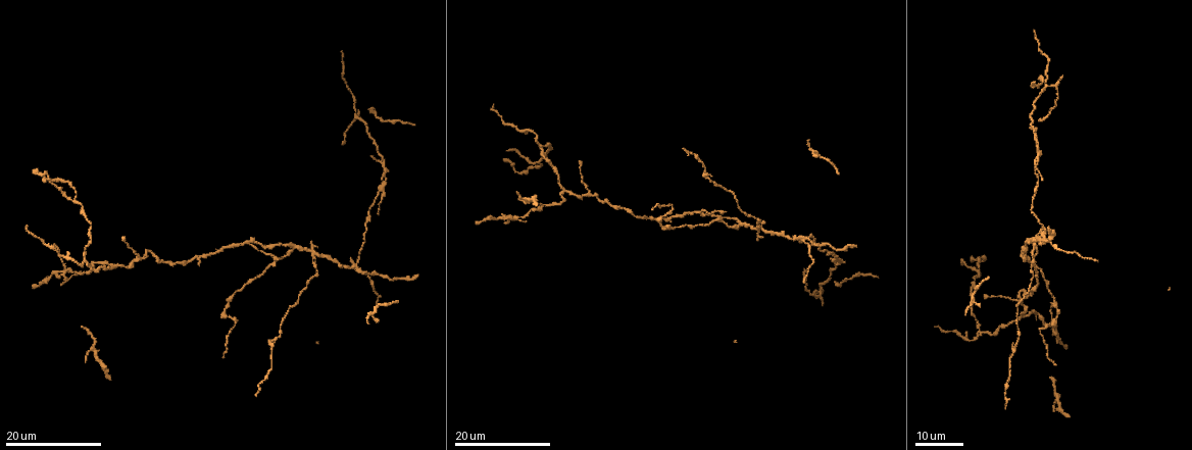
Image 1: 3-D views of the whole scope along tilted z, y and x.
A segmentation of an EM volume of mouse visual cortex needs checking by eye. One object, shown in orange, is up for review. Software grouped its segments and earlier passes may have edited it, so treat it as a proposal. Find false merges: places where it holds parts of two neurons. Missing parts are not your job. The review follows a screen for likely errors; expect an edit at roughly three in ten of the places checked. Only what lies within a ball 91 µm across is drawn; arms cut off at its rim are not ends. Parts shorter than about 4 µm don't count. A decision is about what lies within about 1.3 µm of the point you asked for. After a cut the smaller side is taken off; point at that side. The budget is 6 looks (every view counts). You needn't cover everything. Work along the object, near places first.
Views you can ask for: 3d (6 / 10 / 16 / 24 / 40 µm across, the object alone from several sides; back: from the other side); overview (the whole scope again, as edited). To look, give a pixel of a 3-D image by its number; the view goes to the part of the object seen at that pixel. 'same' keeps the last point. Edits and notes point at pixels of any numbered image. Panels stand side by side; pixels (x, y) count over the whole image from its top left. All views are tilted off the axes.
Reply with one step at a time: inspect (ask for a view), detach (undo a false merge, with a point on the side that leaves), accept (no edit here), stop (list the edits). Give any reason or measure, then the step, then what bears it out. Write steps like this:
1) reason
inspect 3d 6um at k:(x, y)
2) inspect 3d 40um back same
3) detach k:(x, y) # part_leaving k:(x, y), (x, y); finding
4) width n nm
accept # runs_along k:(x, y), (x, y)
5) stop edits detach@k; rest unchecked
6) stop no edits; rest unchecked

small branch off a trunk
inspect 3d 24um at 1:(978, 332)

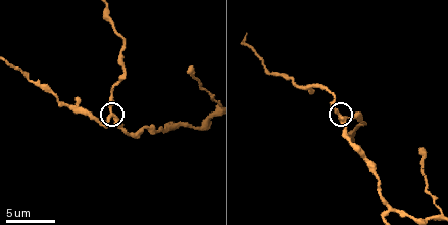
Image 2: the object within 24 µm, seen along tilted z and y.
zoom in
inspect 3d 10um at 2:(111, 113)

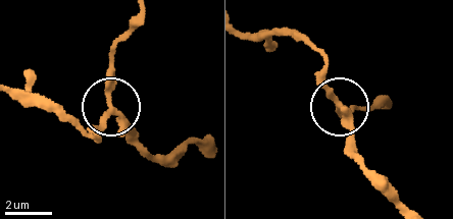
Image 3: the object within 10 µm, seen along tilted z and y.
width 230 nm
accept # runs_along 3:(204, 140), (191, 139), (153, 155), (114, 113), (95, 140); continuous, no second neuron

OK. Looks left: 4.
thin arm on a thick one
inspect 3d 6um at 2:(390, 205)

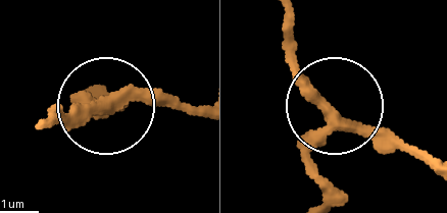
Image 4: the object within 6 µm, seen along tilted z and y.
side_arm 45 um; arms 3
accept # continuous, no second neuron

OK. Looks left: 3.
four arms meet
inspect 3d 24um at 1:(741, 224)

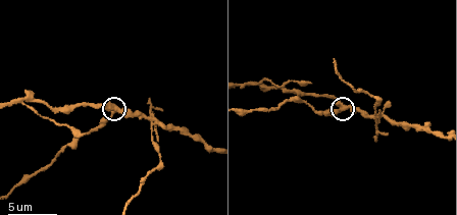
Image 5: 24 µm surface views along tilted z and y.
inspect 3d 10um at 5:(114, 110)

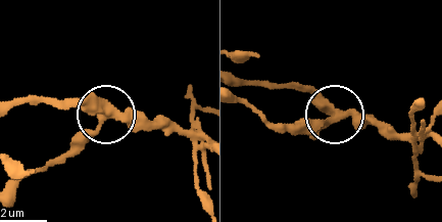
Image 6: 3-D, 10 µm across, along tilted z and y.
accept # runs_along 6:(237, 81), (312, 92), (331, 116), (291, 130); continuous, no second neuron

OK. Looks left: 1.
stop no edits; rest unchecked

